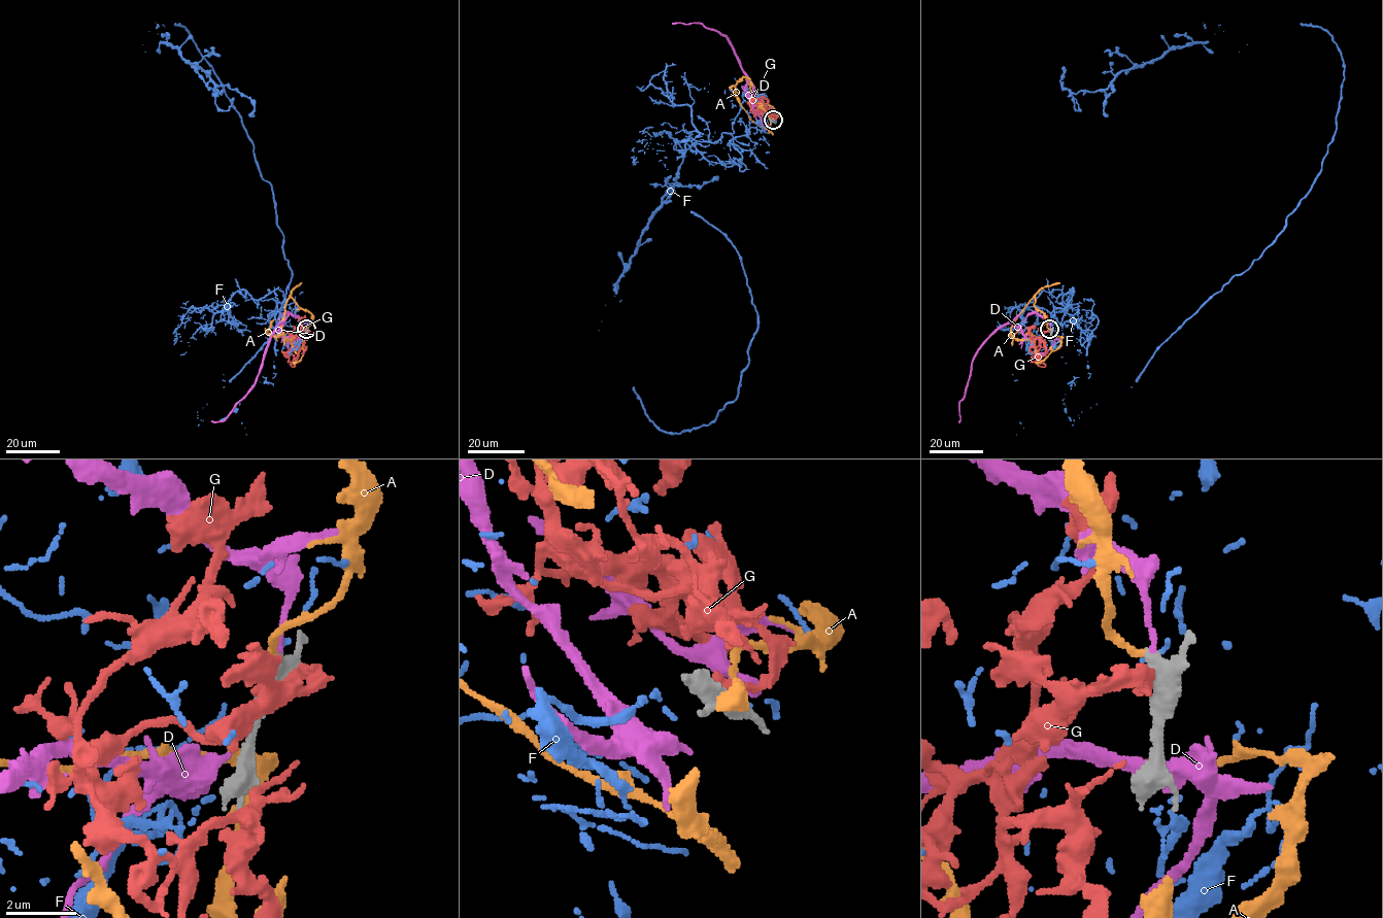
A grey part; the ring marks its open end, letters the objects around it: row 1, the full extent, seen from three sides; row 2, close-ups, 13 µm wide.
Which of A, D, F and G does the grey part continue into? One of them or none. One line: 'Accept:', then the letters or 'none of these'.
Accept: A

